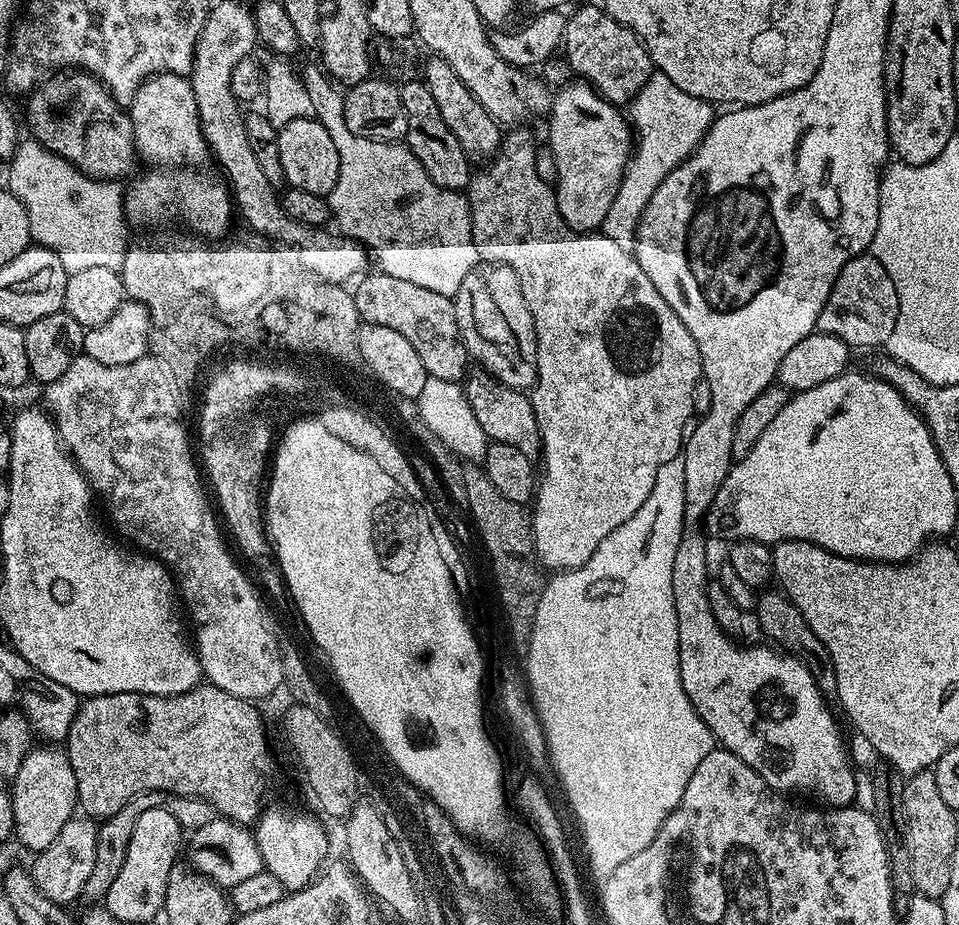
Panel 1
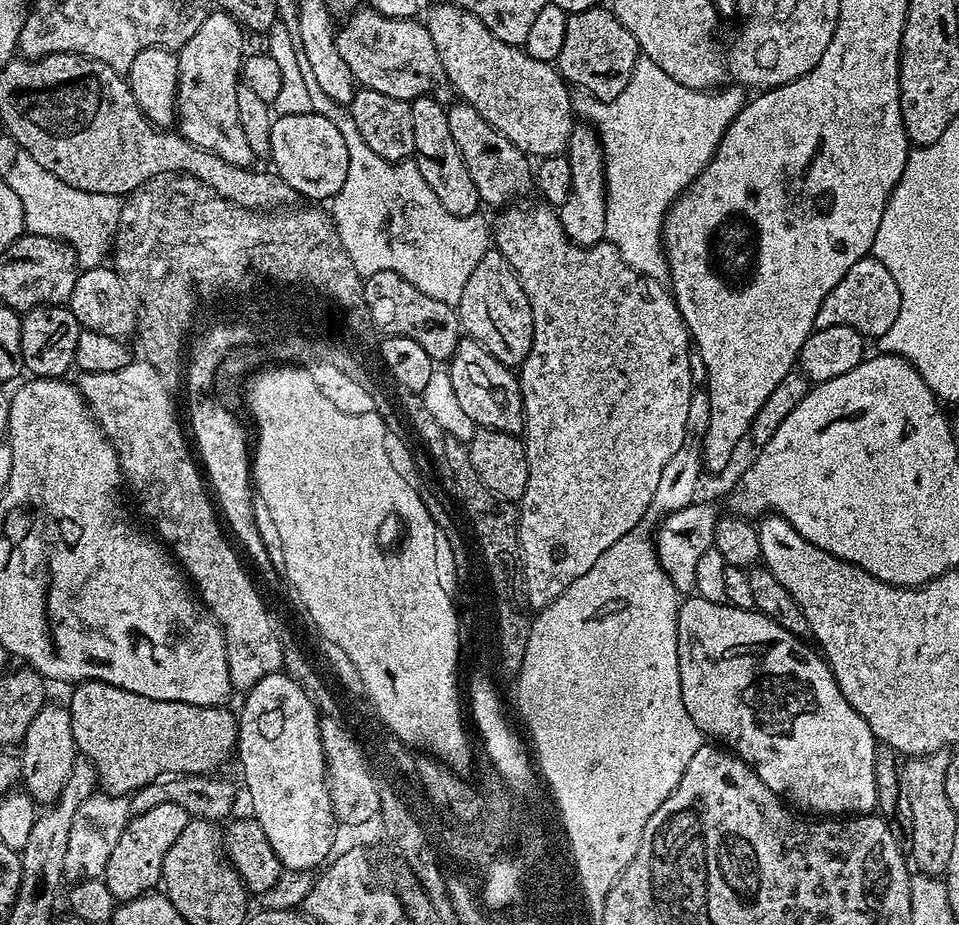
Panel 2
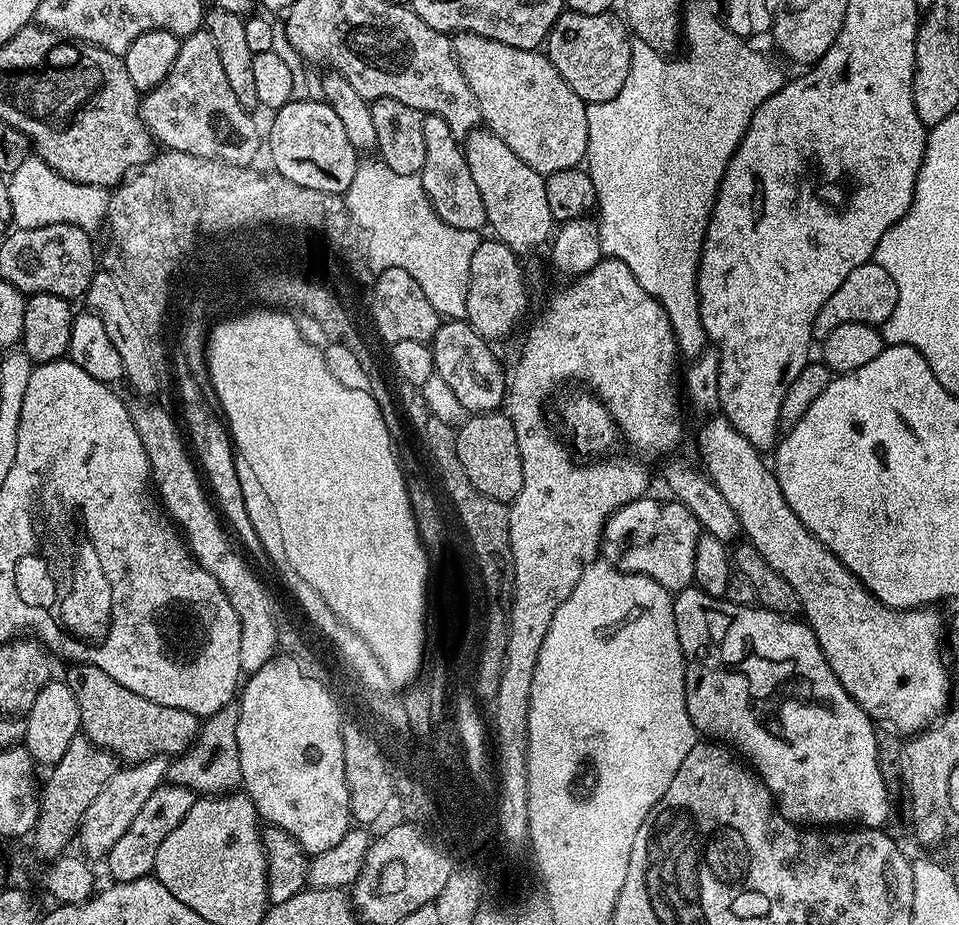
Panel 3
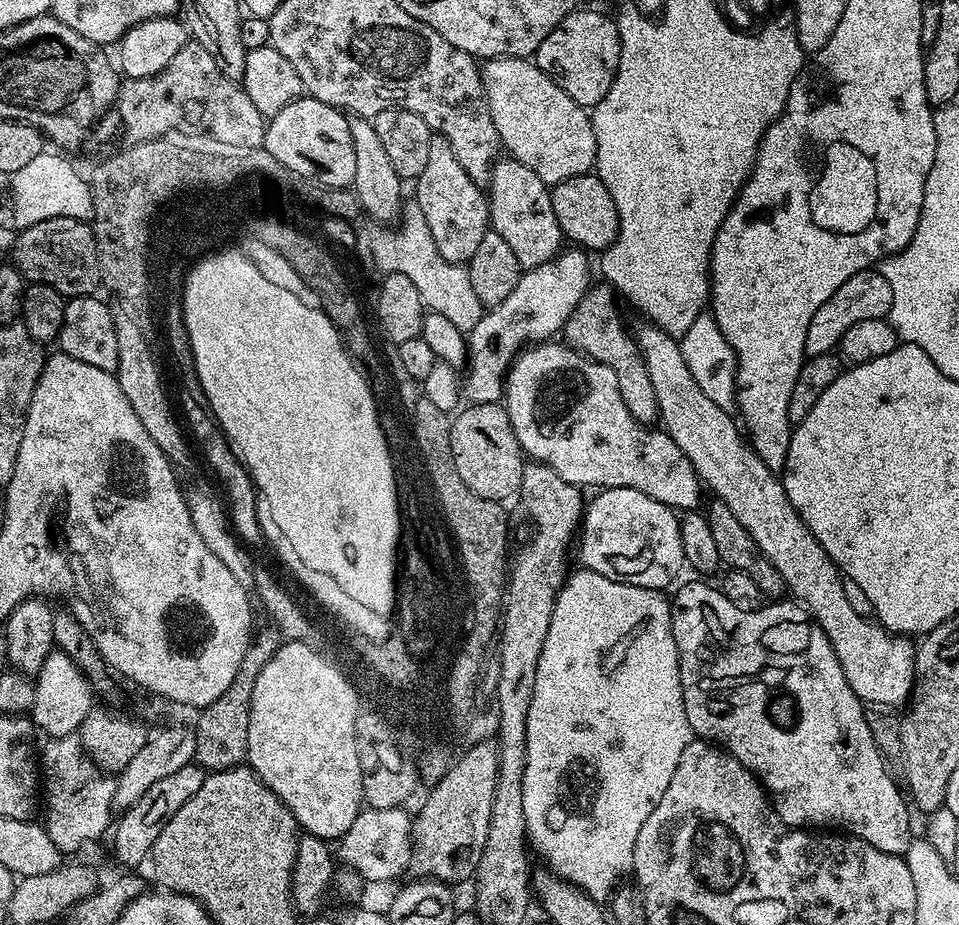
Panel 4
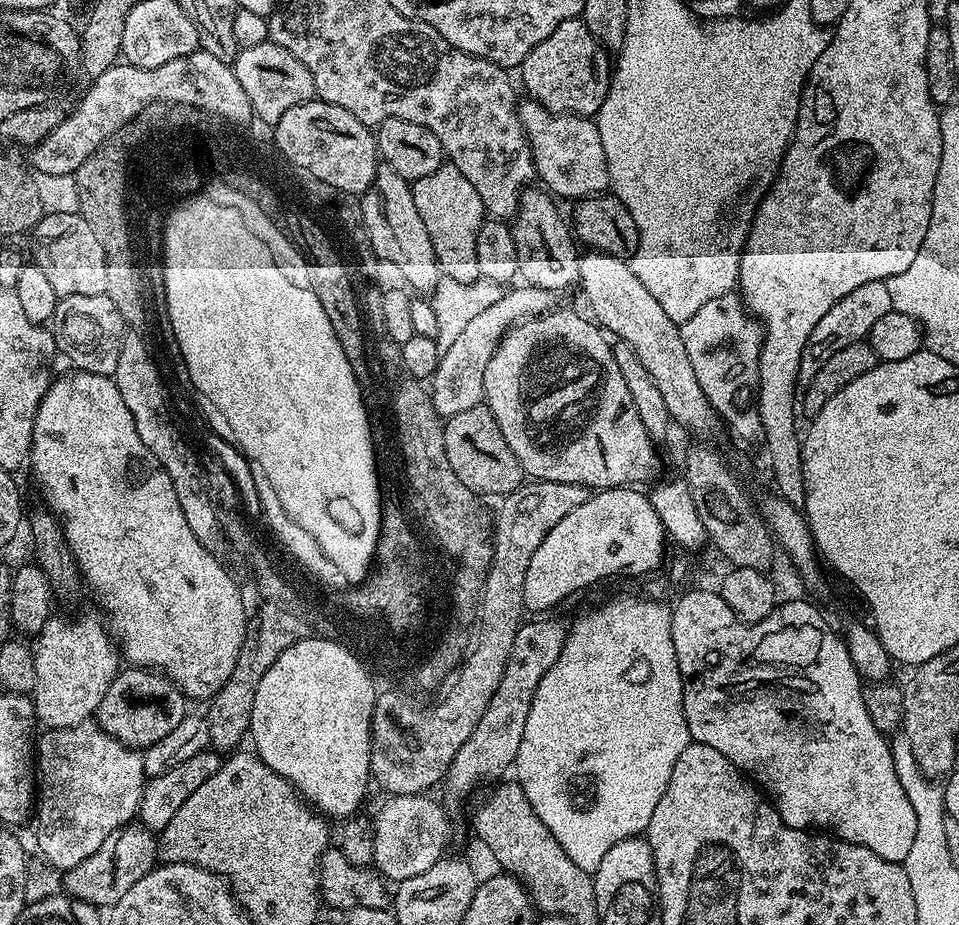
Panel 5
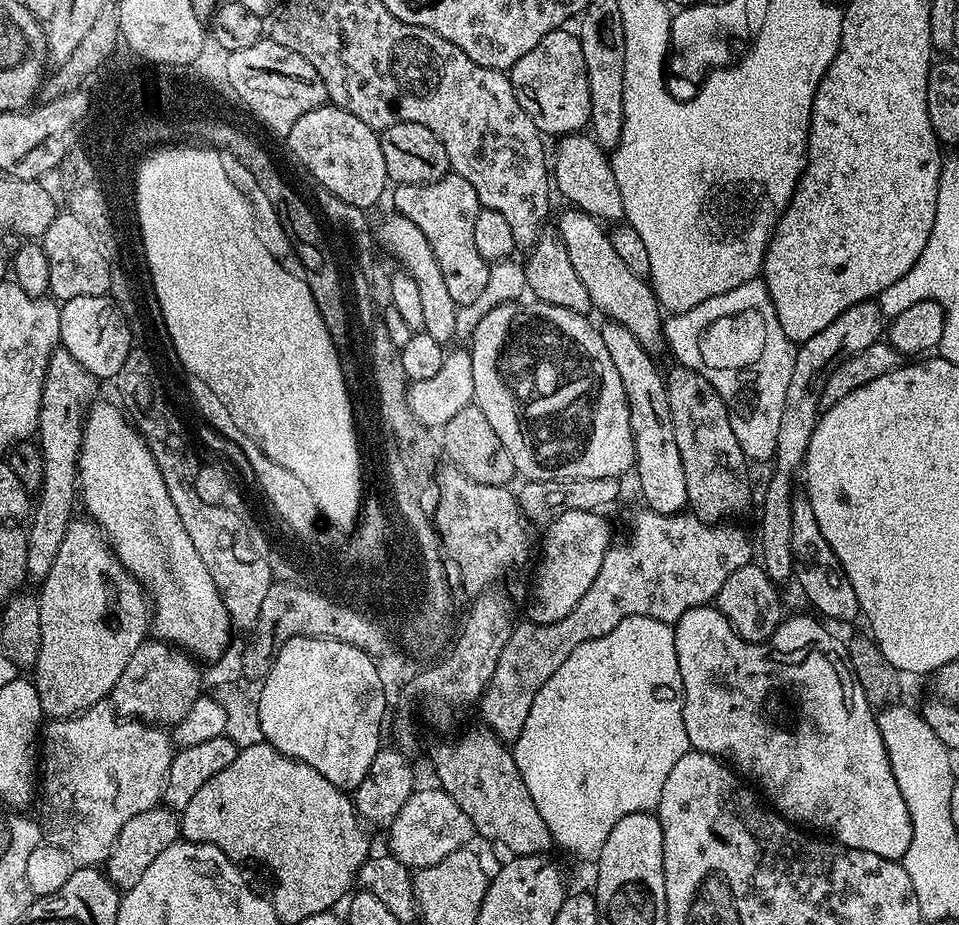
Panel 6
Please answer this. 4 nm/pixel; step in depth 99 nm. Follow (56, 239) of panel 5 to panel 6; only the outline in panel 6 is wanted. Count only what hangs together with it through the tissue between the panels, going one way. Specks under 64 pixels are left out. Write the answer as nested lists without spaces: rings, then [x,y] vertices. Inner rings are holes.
[[[64,210],[56,215],[54,222],[45,230],[42,243],[46,250],[46,263],[50,265],[49,293],[63,302],[79,296],[108,296],[110,267],[104,255],[97,249],[88,227],[71,212]]]

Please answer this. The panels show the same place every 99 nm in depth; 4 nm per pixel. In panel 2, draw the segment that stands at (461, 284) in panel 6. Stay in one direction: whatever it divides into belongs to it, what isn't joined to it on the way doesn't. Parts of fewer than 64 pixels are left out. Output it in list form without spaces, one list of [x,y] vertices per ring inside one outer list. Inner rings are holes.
[[[435,95],[419,96],[411,101],[414,114],[414,163],[426,178],[426,186],[438,194],[438,202],[446,206],[452,214],[474,216],[481,211],[482,201],[478,194],[478,186],[470,178],[470,170],[466,170],[466,162],[462,158],[462,150],[458,150],[458,142],[450,135],[448,108],[436,101]]]

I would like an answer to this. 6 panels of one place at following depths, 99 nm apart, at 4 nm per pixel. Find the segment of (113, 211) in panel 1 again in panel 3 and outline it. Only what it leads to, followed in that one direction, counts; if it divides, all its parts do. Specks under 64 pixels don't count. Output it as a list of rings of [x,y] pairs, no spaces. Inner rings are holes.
[[[29,154],[26,162],[18,166],[8,177],[12,224],[18,228],[37,228],[51,224],[73,224],[89,234],[105,223],[107,217],[109,189],[86,186],[62,178],[46,162],[35,154]]]

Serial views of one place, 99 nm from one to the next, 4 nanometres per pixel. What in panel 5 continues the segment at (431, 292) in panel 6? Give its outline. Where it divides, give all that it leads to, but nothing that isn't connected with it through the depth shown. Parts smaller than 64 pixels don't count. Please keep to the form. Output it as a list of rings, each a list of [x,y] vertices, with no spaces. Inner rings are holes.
[[[380,166],[376,169],[374,182],[359,199],[362,208],[360,220],[366,224],[370,248],[378,260],[390,262],[392,267],[402,270],[407,276],[409,289],[417,288],[420,291],[417,293],[431,294],[438,286],[442,273],[430,234],[426,234],[426,225],[418,214],[418,206],[414,206],[411,183],[403,180],[393,168]]]

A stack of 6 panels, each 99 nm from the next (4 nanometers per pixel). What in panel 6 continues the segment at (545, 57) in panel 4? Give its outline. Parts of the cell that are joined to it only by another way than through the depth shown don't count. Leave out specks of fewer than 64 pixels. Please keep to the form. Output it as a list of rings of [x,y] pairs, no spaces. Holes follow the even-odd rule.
[[[557,30],[546,34],[530,54],[522,54],[518,62],[510,70],[510,79],[512,89],[518,98],[518,106],[530,114],[534,126],[545,137],[563,138],[579,133],[581,130],[589,127],[588,119],[590,118],[590,82],[586,74],[586,58],[582,58],[582,46],[580,45],[579,35],[575,31]]]

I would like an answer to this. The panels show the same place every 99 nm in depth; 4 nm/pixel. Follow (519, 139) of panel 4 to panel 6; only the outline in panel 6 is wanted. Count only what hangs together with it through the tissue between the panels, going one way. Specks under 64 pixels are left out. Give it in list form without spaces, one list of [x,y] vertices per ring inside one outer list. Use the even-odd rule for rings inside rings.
[[[573,134],[563,137],[559,141],[560,144],[556,148],[556,160],[554,156],[554,188],[561,192],[566,199],[569,200],[573,209],[585,212],[591,216],[595,216],[601,222],[609,222],[608,220],[616,220],[612,222],[620,222],[625,219],[624,207],[622,206],[622,194],[618,190],[618,182],[614,178],[614,170],[612,169],[612,161],[609,153],[596,143],[595,139],[588,134]]]

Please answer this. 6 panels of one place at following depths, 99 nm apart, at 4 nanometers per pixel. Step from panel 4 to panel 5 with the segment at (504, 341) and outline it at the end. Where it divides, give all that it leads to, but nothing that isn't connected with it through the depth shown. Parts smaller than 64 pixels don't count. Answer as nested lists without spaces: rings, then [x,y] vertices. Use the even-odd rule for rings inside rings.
[[[531,286],[519,287],[509,287],[504,296],[498,302],[494,302],[494,306],[482,310],[482,314],[478,314],[462,329],[461,336],[449,348],[441,351],[440,361],[430,381],[432,409],[436,411],[437,416],[447,418],[454,414],[462,414],[462,410],[470,410],[481,404],[484,398],[486,362],[490,362],[498,342],[510,331],[513,324],[553,311],[553,292]]]

